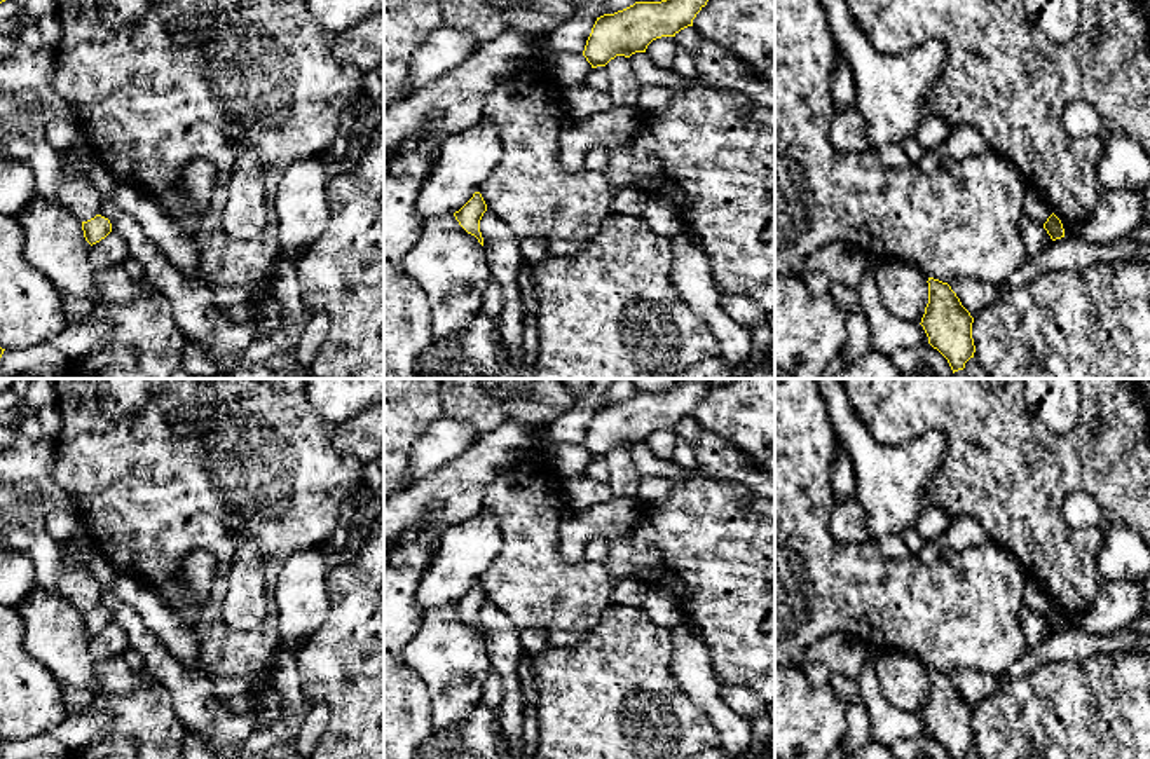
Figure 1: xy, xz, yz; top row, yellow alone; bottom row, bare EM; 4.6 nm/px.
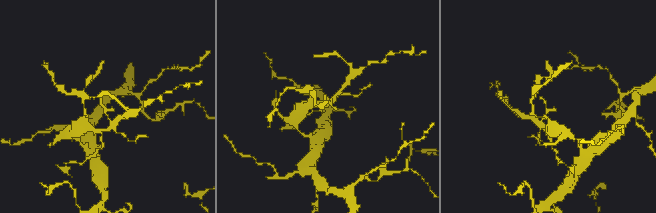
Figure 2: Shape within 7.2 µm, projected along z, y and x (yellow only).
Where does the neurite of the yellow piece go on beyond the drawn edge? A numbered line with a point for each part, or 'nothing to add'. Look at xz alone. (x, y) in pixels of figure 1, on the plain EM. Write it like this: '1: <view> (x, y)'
nothing to add

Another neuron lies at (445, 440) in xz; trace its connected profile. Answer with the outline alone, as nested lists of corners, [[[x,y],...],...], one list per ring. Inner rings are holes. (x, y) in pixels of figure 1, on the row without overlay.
[[[443,414],[410,448],[410,483],[457,459],[475,441],[476,429],[469,422]]]

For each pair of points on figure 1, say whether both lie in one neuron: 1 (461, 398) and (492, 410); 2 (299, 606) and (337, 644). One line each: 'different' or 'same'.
1: same
2: different

